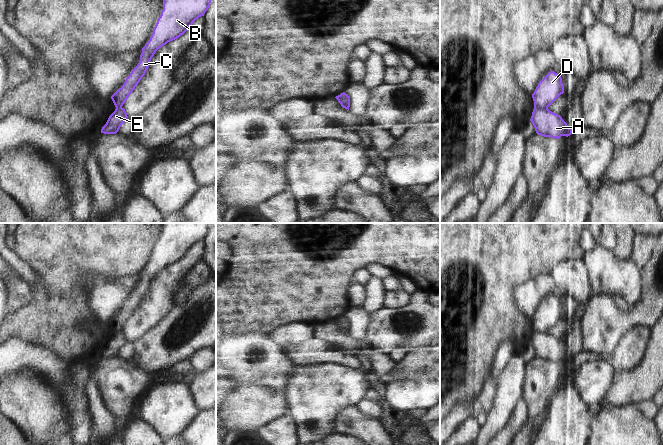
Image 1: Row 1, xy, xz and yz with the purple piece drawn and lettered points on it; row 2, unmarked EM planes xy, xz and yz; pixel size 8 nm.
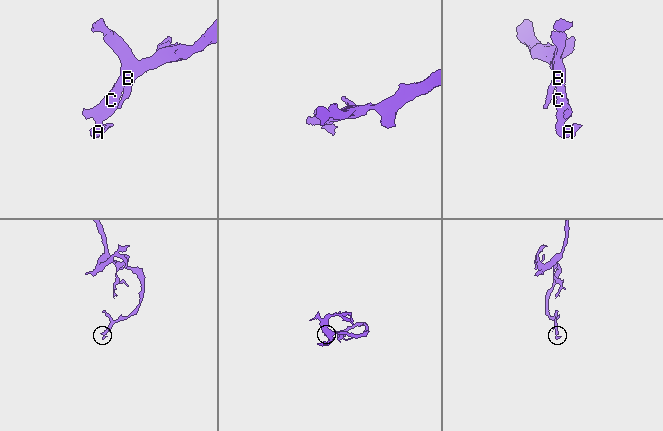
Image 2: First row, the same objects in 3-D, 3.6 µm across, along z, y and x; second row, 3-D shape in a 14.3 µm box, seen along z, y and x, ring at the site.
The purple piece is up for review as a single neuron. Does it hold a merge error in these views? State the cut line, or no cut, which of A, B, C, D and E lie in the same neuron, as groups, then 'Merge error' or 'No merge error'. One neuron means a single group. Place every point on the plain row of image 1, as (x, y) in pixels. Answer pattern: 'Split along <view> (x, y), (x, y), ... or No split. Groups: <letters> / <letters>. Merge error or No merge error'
Split along yz (534, 331), (547, 332). Groups: A E / B C D. Merge error

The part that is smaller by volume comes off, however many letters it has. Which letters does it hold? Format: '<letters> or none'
A, E

